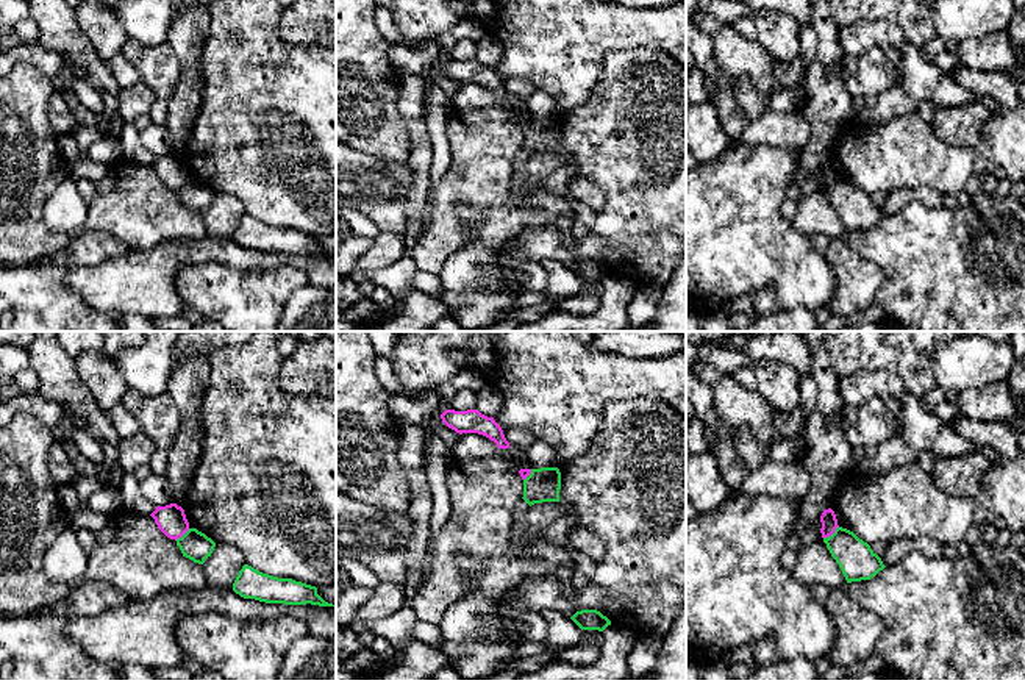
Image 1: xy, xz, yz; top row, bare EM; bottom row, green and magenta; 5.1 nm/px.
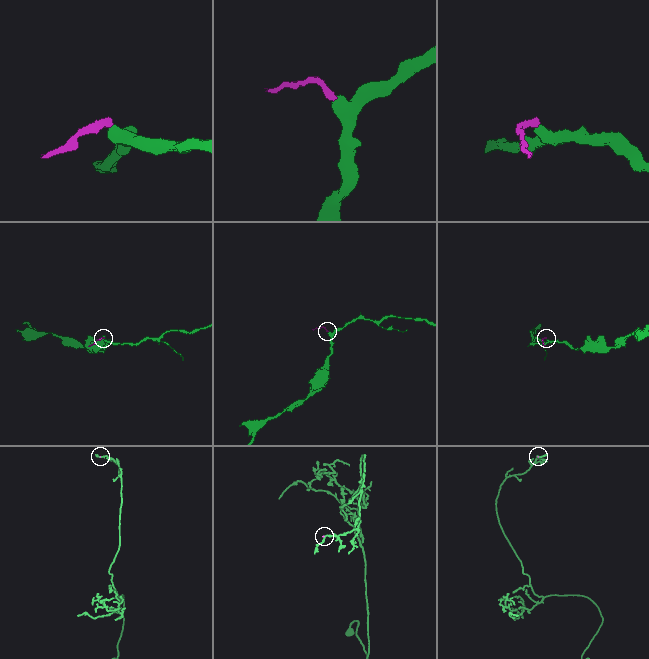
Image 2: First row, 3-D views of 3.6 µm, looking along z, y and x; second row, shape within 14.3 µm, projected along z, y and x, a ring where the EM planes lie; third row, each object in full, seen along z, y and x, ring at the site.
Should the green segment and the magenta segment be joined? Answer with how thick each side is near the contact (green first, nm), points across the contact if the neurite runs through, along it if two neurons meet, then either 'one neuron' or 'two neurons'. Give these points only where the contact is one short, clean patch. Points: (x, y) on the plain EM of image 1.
calibres 190 and 80 nm; border yz (838, 175), (824, 188); two neurons

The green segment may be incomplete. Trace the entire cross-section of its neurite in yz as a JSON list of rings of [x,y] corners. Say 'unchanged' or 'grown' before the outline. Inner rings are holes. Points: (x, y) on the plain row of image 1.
unchanged; [[[838,177],[831,186],[823,188],[823,192],[847,233],[870,230],[886,217],[870,195],[847,178]]]

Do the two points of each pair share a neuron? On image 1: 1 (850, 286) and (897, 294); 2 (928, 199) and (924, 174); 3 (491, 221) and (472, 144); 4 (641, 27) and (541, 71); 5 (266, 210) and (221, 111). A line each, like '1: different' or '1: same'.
1: different
2: different
3: same
4: same
5: same

